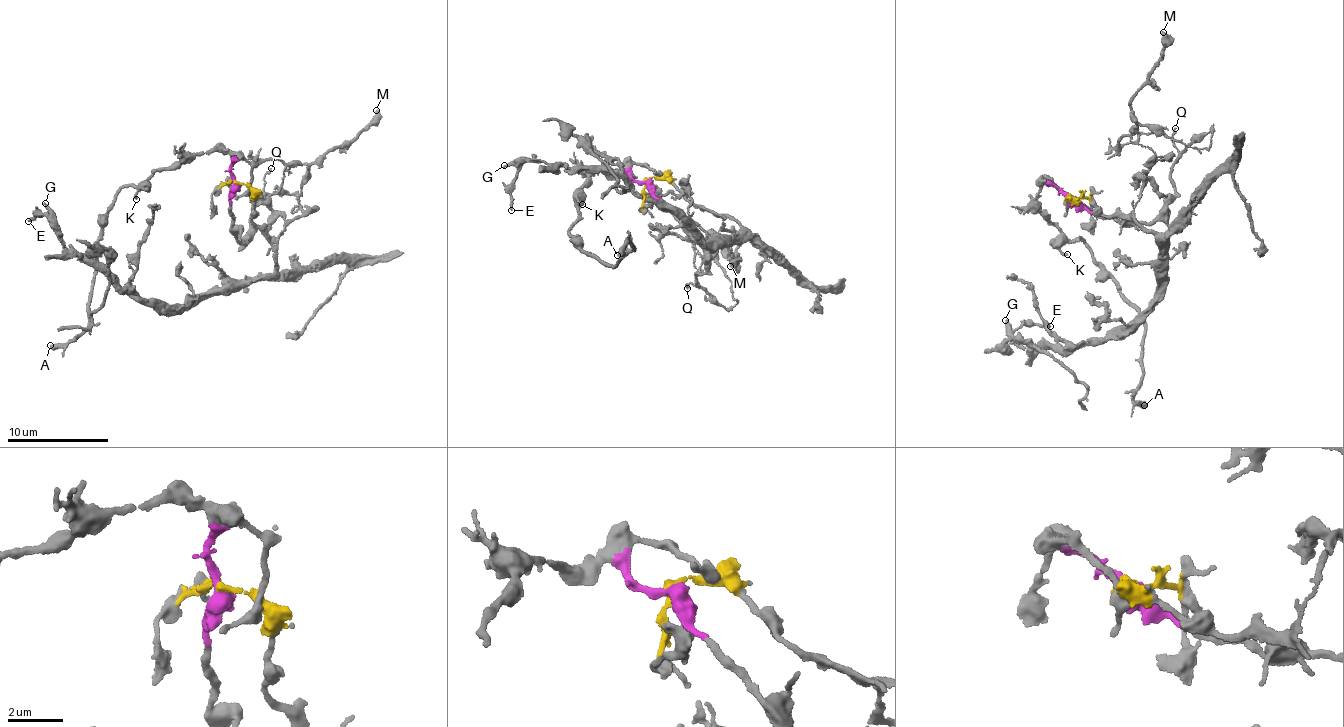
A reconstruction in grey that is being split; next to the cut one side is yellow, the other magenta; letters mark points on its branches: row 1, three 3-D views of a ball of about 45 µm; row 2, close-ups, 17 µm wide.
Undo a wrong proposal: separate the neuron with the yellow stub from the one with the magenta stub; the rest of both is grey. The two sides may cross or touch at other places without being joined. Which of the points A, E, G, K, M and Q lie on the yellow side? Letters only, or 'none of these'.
E, G

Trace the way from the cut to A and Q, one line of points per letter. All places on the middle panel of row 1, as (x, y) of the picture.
A: (646, 180), (597, 170), (577, 195), (569, 232), (585, 252), (615, 266), (634, 249), (628, 239), (618, 254)
Q: (646, 180), (651, 197), (703, 246), (705, 273), (694, 275), (696, 283), (685, 284), (687, 289)

